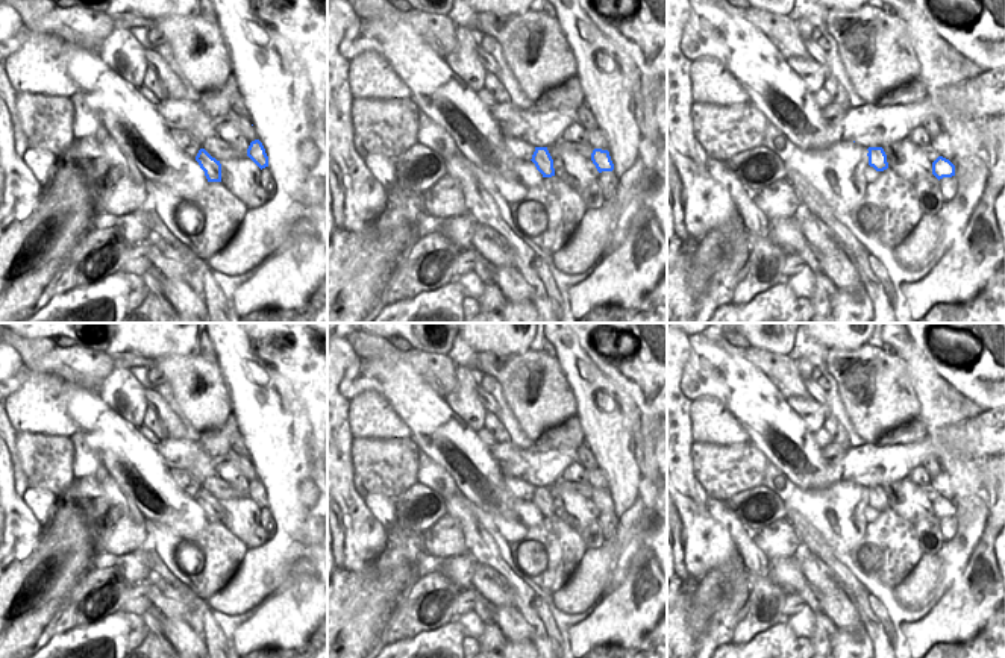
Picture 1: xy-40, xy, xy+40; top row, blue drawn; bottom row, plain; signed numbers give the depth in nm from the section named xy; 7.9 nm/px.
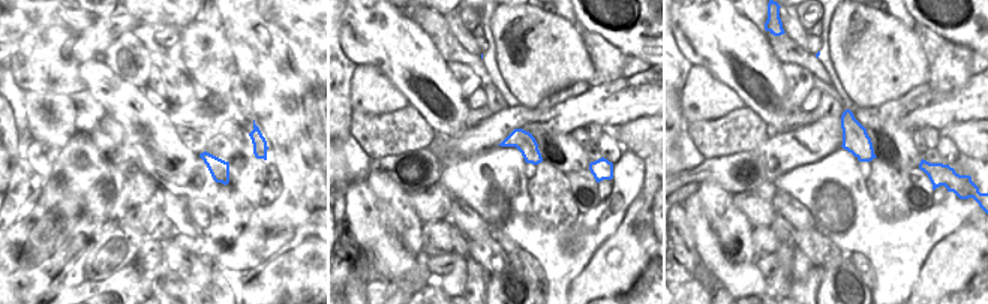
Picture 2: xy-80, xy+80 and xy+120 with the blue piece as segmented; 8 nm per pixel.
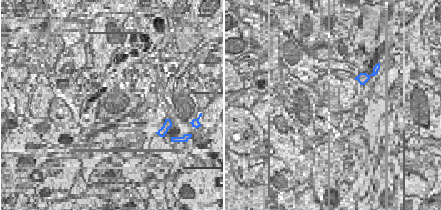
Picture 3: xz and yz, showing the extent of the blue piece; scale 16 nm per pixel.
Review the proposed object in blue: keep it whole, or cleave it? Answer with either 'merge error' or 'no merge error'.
merge error

